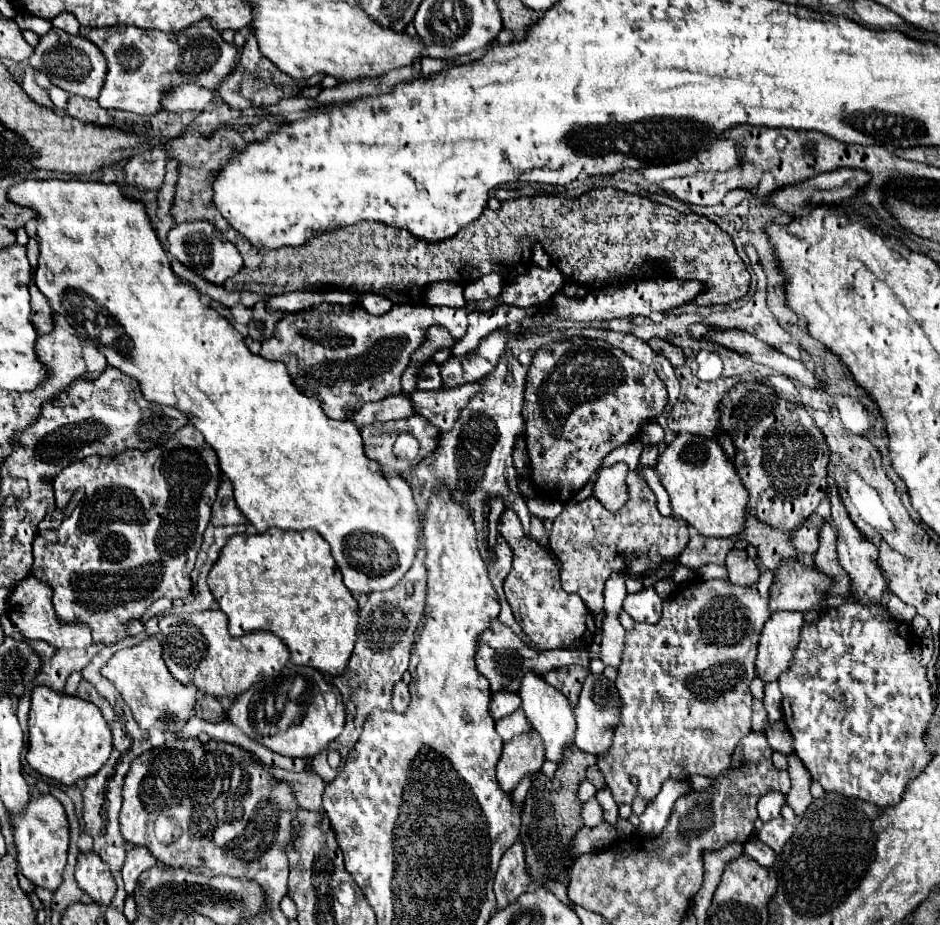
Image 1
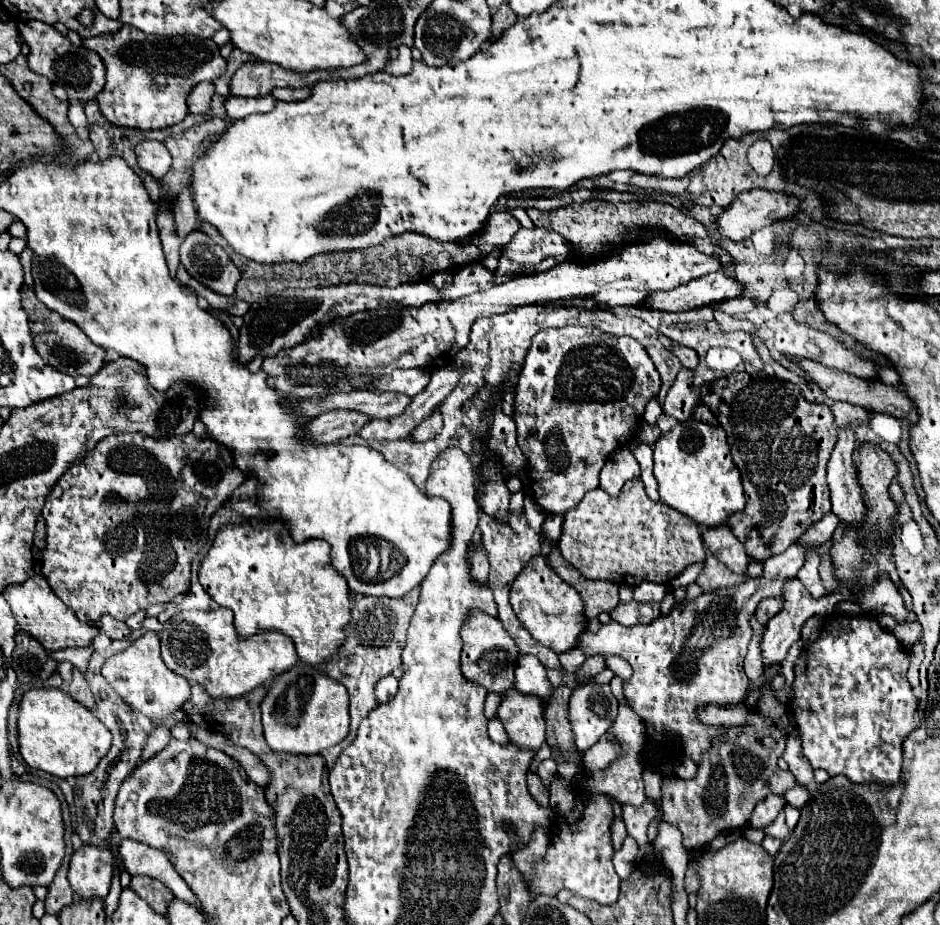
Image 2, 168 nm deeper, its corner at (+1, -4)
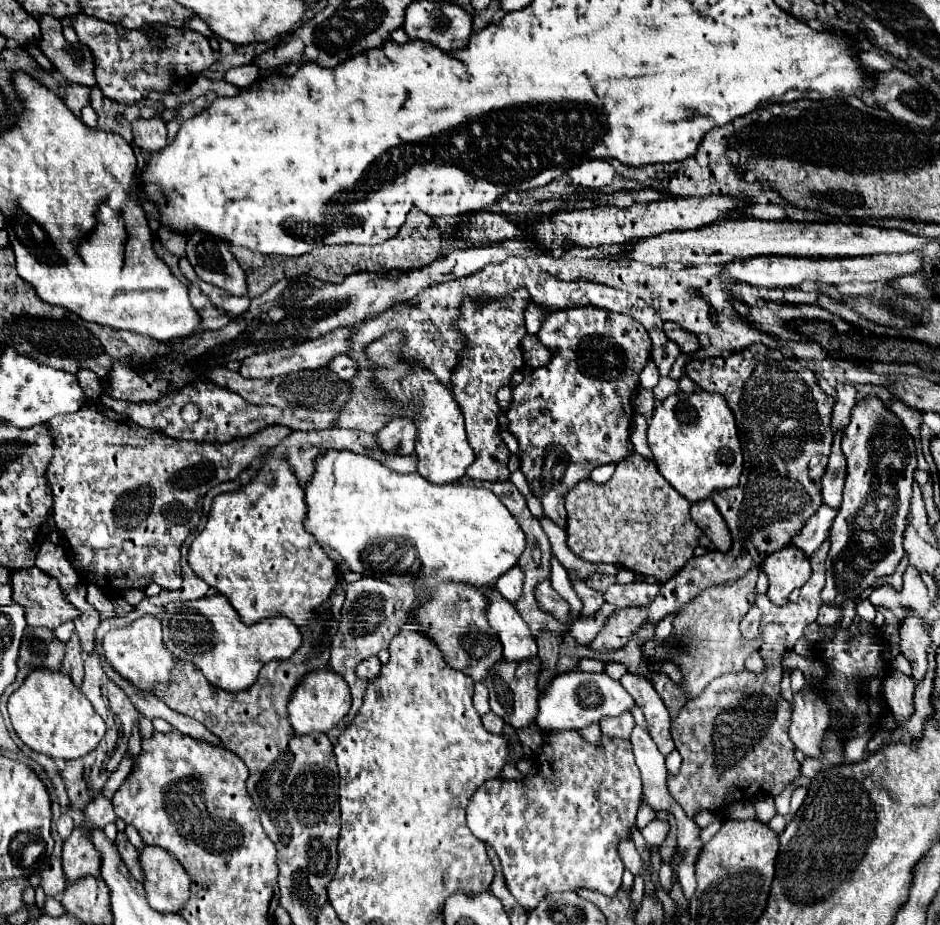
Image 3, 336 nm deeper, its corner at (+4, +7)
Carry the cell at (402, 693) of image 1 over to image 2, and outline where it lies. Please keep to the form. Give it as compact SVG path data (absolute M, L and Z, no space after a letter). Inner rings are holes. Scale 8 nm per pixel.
M384 676L382 680L378 680L374 692L376 692L376 700L382 704L382 702L388 702L398 690L398 680L394 676Z

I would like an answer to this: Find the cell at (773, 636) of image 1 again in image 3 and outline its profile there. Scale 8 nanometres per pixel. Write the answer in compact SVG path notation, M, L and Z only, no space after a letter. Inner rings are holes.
M787 545L785 549L769 555L763 561L763 569L769 577L767 597L777 607L787 605L789 593L803 587L811 575L807 557L803 557L803 553L793 545Z

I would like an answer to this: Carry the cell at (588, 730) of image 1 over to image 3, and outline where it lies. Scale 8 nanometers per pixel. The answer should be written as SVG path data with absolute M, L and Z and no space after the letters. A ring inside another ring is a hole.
M569 671L557 675L547 691L539 699L539 713L537 725L543 731L567 731L567 729L585 729L591 723L597 723L601 717L621 715L623 711L632 709L634 716L640 713L640 727L647 729L647 724L641 709L635 709L633 697L623 689L623 685L611 679L605 673L583 673L583 671Z

